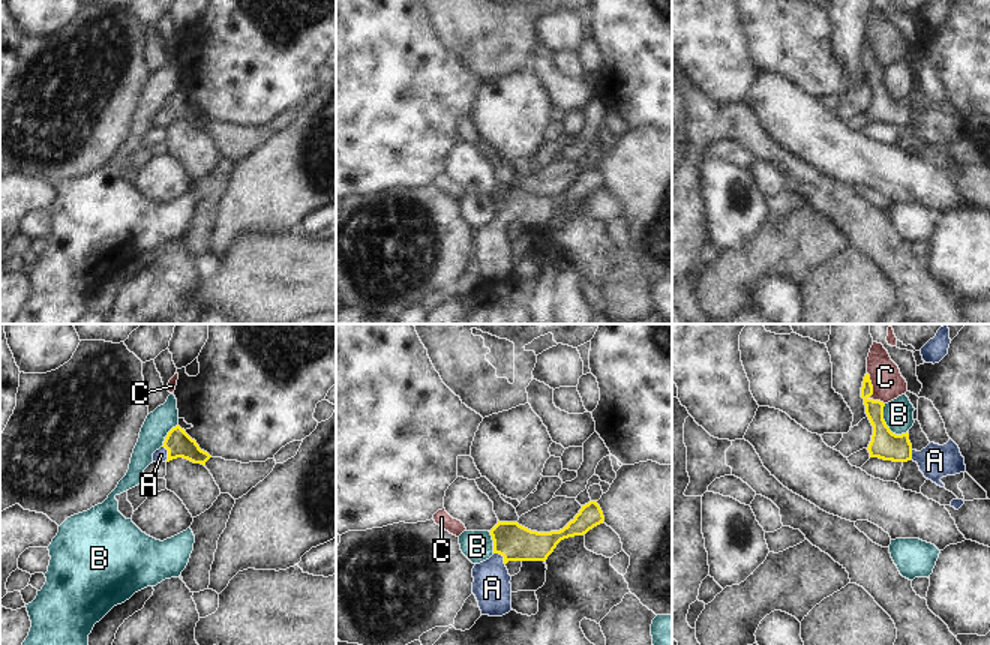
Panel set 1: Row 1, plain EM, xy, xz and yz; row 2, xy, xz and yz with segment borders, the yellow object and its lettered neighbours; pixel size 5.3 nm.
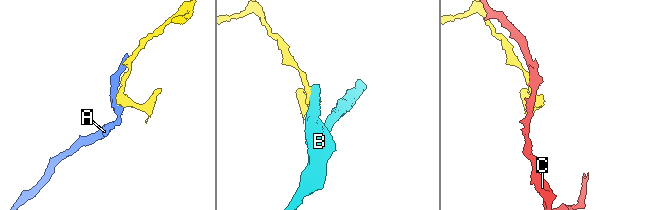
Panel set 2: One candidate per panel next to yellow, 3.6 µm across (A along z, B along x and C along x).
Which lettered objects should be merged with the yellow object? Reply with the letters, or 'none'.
A

